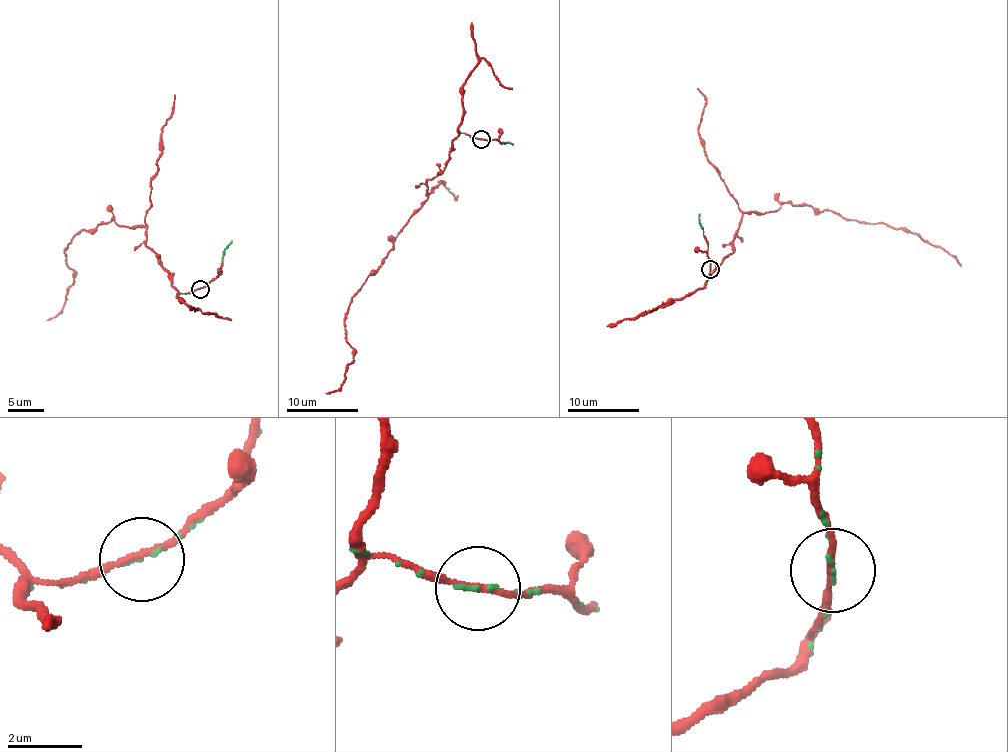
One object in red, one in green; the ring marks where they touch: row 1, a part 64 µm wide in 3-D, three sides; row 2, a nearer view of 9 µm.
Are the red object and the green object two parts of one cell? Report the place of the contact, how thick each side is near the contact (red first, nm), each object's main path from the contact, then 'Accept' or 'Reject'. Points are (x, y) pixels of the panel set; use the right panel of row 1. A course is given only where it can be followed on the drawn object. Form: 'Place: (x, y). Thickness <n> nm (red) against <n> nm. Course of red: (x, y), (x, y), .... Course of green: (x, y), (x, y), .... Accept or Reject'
Place: (710, 269). Thickness 140 nm (red) against 70 nm. Course of red: (711, 270), (706, 280), (733, 252), (740, 217), (773, 212), (784, 203), (919, 233), (960, 266). Course of green: (711, 269), (698, 213). Accept

